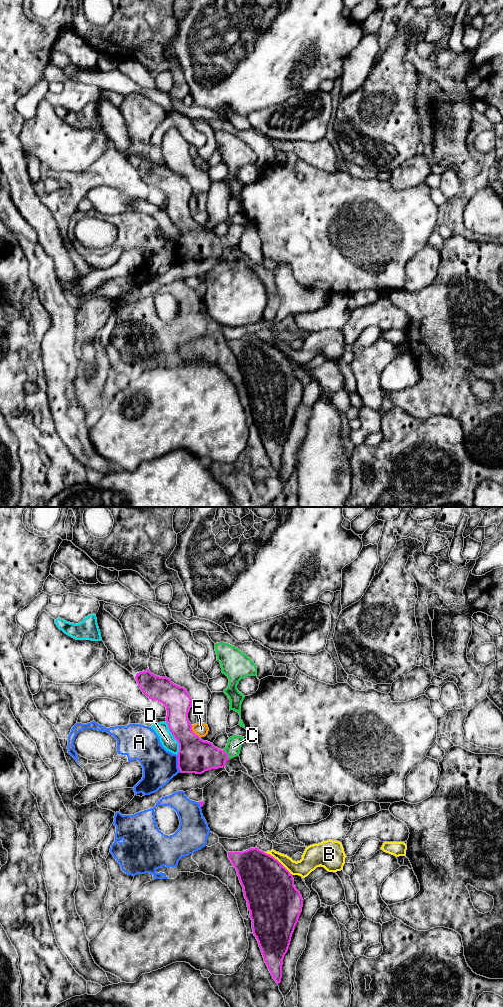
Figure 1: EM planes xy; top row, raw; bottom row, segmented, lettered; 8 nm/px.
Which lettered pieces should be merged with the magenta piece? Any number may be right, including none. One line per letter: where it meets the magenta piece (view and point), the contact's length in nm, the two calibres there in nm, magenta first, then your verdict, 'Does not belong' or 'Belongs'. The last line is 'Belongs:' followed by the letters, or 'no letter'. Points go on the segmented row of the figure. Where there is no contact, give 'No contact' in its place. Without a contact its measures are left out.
A: Touches magenta at xy (178, 763). Shared border 160 nm. Thickness 280 nm (magenta) against 280 nm. Does not belong
B: Touches magenta at xy (278, 861). Shared border 300 nm. Thickness 400 nm (magenta) against 140 nm. Does not belong
C: Touches magenta at xy (227, 754). Shared border 90 nm. Thickness 280 nm (magenta) against 120 nm. Belongs
D: Touches magenta at xy (174, 737). Shared border 280 nm. Thickness 280 nm (magenta) against 120 nm. Does not belong
E: Touches magenta at xy (192, 731). Shared border 120 nm. Thickness 280 nm (magenta) against 110 nm. Does not belong
Belongs: C

